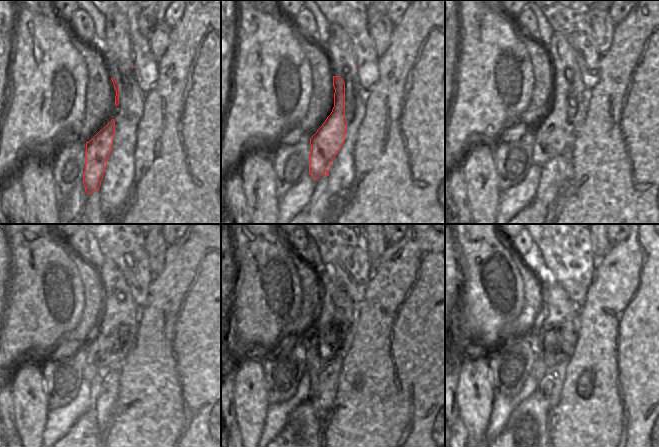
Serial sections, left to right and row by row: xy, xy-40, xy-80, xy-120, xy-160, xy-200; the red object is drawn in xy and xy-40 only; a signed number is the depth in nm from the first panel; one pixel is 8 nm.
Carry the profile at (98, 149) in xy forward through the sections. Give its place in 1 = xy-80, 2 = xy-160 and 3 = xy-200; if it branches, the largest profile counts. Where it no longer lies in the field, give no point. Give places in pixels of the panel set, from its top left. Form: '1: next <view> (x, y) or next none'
1: next xy-80 (556, 132)
2: next xy-160 (333, 337)
3: next xy-200 (554, 338)

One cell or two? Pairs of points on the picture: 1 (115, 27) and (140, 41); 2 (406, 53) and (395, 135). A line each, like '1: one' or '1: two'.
1: two
2: one

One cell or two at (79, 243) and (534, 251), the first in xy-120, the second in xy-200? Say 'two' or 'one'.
two

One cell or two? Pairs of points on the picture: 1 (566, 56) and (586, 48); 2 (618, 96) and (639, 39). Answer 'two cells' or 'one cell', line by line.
1: two cells
2: one cell

